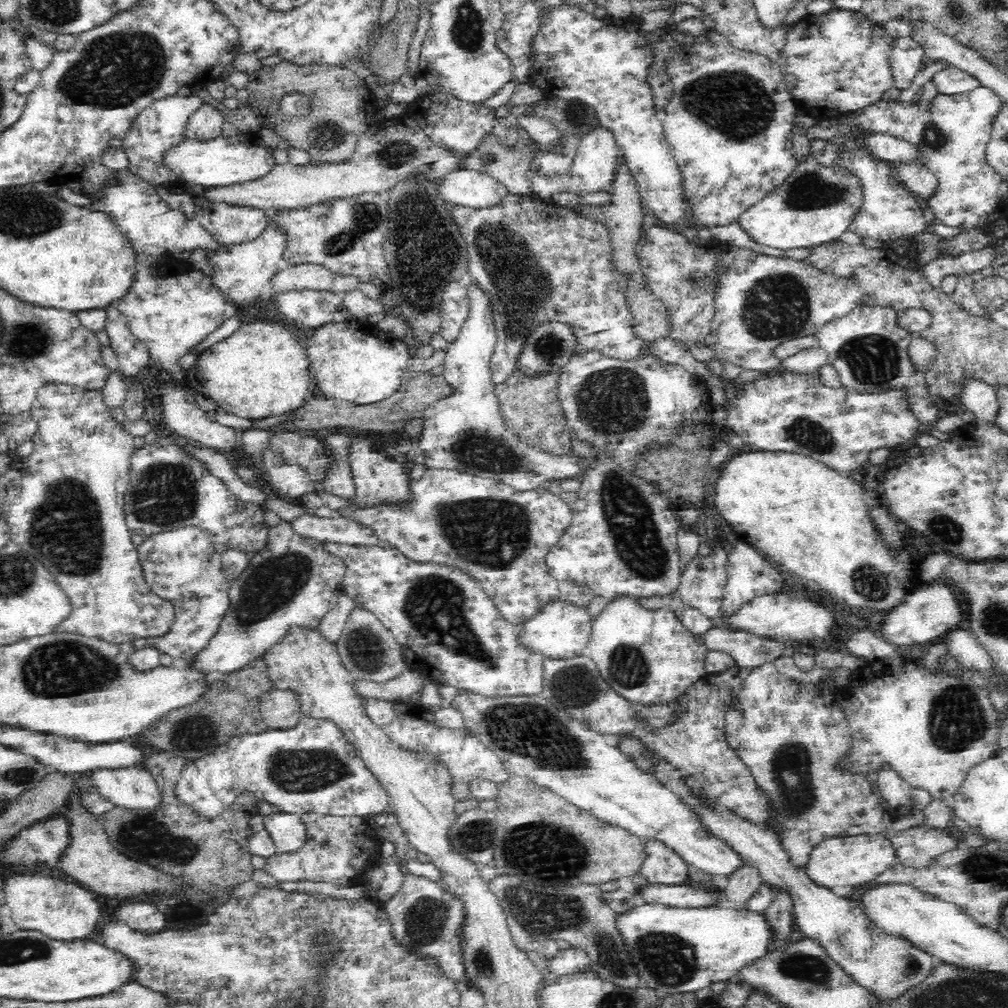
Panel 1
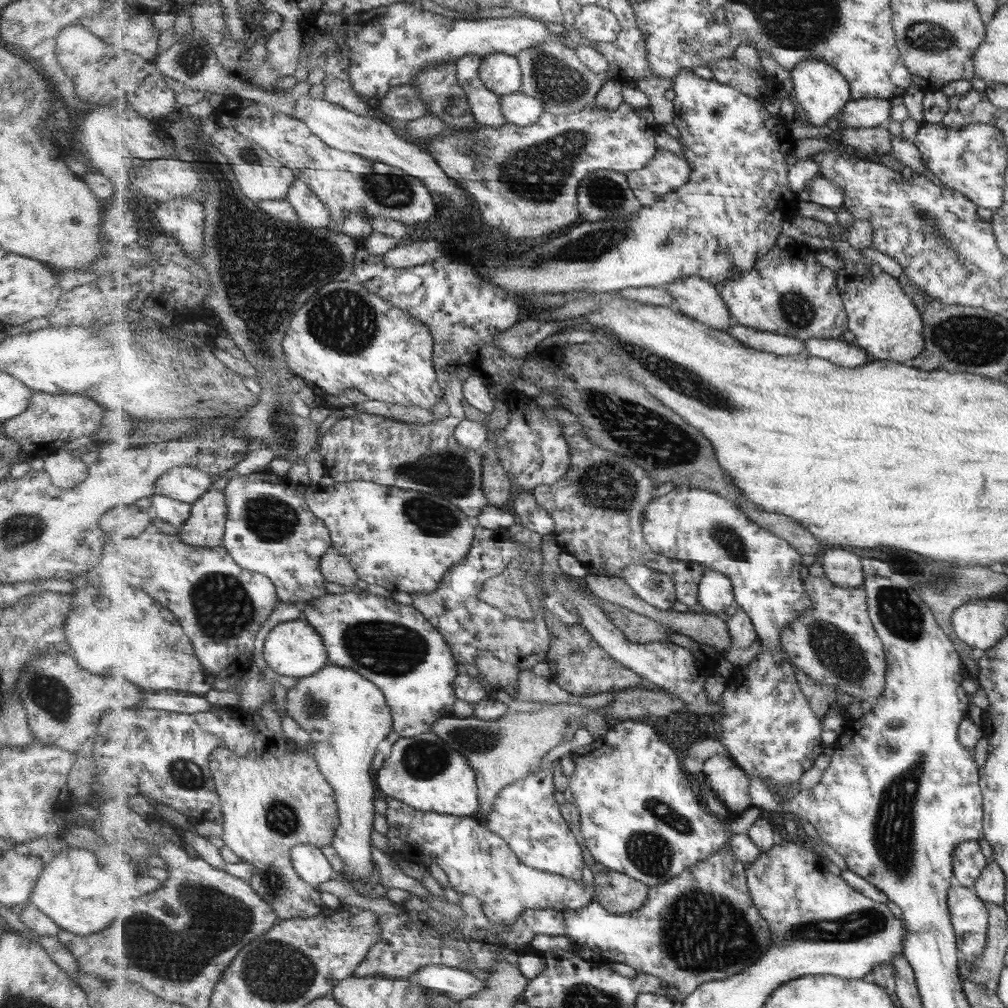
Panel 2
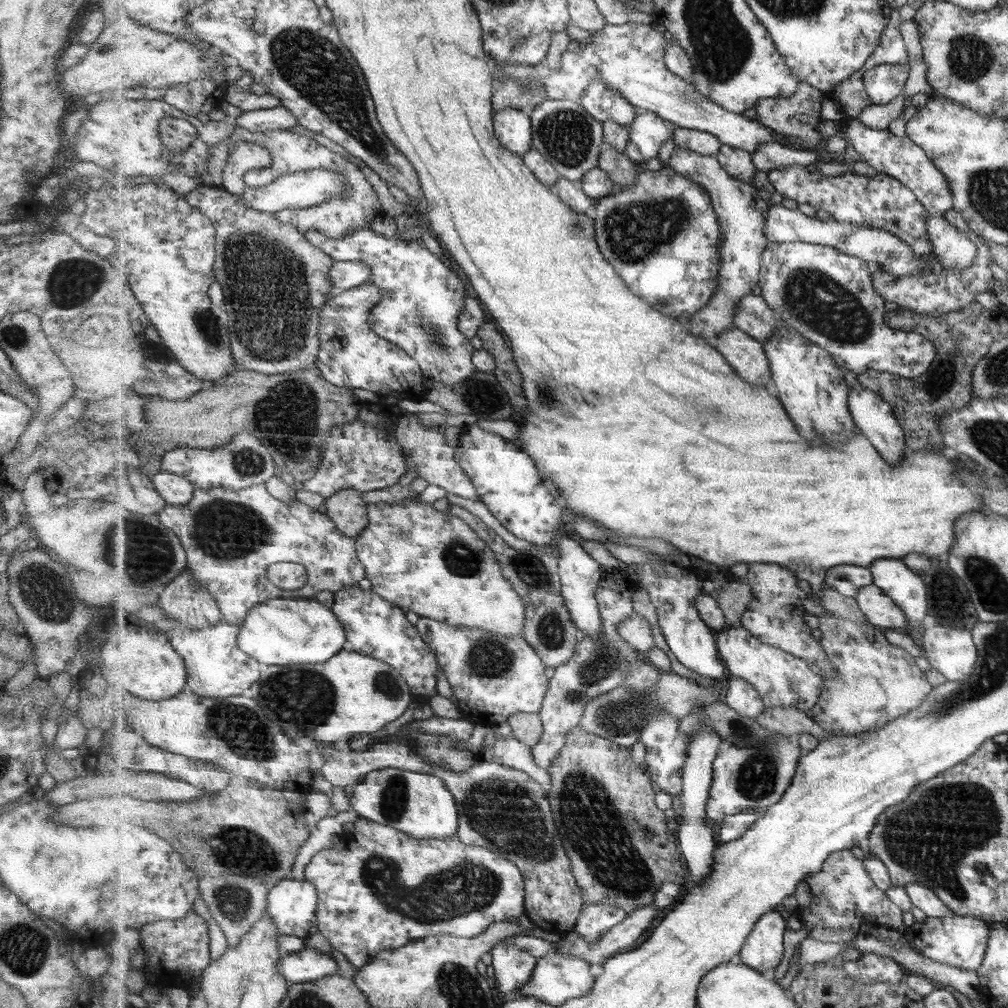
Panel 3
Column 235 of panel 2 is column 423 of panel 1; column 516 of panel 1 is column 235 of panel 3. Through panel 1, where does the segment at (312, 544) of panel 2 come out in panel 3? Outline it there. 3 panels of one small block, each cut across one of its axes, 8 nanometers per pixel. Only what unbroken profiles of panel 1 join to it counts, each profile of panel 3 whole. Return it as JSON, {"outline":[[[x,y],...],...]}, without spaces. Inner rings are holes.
{"outline":[[[265,483],[241,490],[215,488],[194,490],[189,504],[168,504],[160,513],[160,521],[170,528],[181,540],[187,551],[188,571],[216,598],[224,620],[242,626],[249,611],[257,605],[274,598],[315,599],[319,592],[328,590],[336,593],[345,587],[353,587],[366,578],[365,565],[360,561],[356,549],[356,538],[350,537],[333,522],[327,514],[305,505],[304,495],[291,503],[281,502],[267,492]],[[278,562],[294,562],[308,568],[308,583],[297,590],[285,590],[271,582],[268,568]]]}

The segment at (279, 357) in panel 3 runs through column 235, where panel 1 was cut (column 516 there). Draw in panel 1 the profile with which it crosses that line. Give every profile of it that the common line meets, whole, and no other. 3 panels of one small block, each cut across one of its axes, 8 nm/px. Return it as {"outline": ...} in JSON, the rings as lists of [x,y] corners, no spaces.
{"outline":[[[525,189],[507,193],[498,204],[488,208],[451,206],[451,215],[468,242],[470,270],[468,280],[476,282],[492,299],[493,318],[497,327],[497,344],[489,367],[492,384],[501,385],[518,370],[516,359],[527,328],[543,319],[561,319],[574,327],[577,338],[604,330],[634,326],[633,311],[626,303],[628,273],[618,273],[613,260],[609,228],[590,218],[584,218],[567,206],[549,202]]]}

